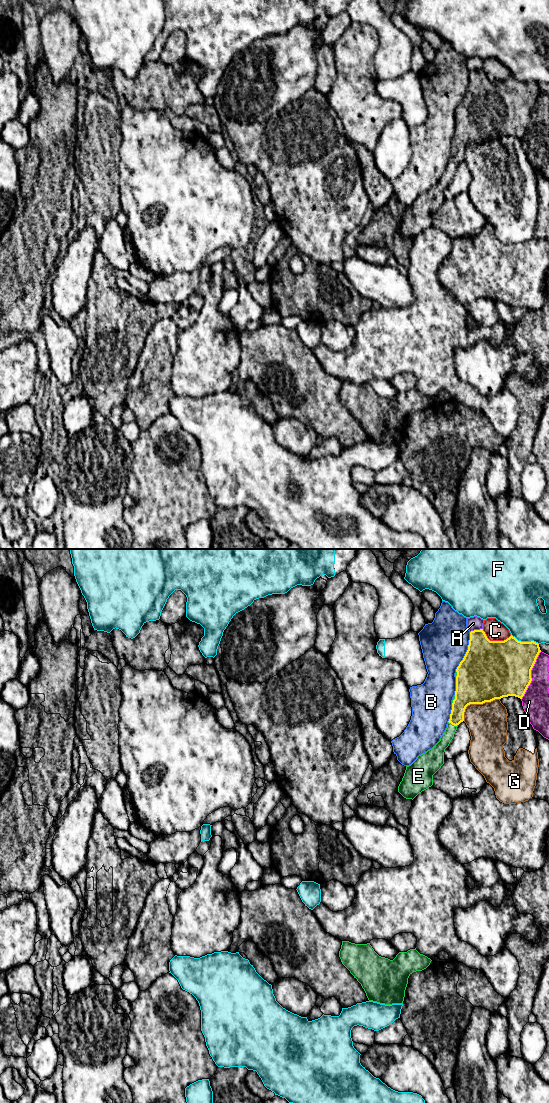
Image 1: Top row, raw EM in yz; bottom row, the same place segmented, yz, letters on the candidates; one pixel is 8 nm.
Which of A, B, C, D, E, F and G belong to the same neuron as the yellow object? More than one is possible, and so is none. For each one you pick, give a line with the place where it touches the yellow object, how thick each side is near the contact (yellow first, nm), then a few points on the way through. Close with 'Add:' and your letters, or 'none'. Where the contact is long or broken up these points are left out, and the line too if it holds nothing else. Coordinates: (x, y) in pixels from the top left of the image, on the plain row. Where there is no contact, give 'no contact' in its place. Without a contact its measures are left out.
E: yz (453, 164) | 160/100 nm
Add: E

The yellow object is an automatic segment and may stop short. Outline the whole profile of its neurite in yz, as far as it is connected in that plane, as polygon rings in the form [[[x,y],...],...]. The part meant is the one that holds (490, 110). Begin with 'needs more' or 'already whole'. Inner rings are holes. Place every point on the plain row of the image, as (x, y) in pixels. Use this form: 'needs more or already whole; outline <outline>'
needs more; outline [[[483,69],[470,72],[468,90],[456,109],[456,131],[447,168],[440,181],[419,195],[406,210],[398,232],[414,239],[433,225],[433,215],[444,204],[444,192],[470,144],[483,144],[503,137],[520,139],[530,125],[531,110],[541,92],[539,84],[518,81],[512,75],[504,81],[490,81]]]

